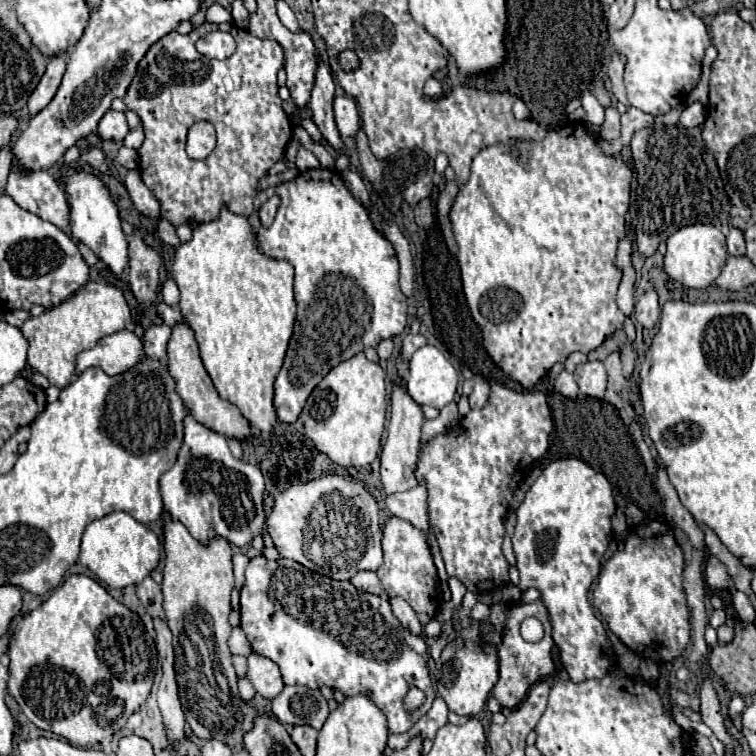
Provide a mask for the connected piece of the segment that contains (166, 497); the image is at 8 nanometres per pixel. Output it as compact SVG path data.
M189 414L183 420L183 444L177 462L159 480L159 490L165 508L179 520L193 538L205 542L213 536L225 536L233 546L247 546L257 534L263 532L263 474L257 466L233 458L227 440L195 422Z

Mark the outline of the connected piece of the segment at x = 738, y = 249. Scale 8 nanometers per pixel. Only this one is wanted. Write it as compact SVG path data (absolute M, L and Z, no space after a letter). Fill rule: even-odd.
M731 228L727 234L727 250L731 256L743 256L745 254L745 240L743 232L739 228Z

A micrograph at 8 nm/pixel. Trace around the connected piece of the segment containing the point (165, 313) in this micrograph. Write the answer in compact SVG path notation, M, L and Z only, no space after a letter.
M157 304L157 312L163 316L163 320L165 320L165 324L169 326L169 328L173 328L173 326L177 326L177 324L181 324L181 312L179 312L179 308L171 308L171 306L167 306L167 304Z

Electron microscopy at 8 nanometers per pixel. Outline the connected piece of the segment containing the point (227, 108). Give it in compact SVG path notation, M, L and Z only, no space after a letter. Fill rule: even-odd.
M203 22L199 28L185 36L179 32L169 32L147 50L147 54L137 66L137 74L123 102L127 110L133 110L141 118L145 140L139 148L139 168L143 182L149 186L149 190L153 190L155 198L161 202L161 218L167 218L173 226L179 226L189 220L209 222L219 216L219 210L223 206L229 206L231 212L251 216L259 180L267 176L269 168L275 162L283 160L285 146L293 136L293 124L283 112L281 98L277 94L279 68L283 68L283 48L275 40L261 40L249 34L247 30L237 28L235 24ZM211 30L225 30L233 34L237 50L231 58L223 62L209 60L195 50L195 42ZM197 120L213 122L219 136L219 146L209 158L195 162L189 160L189 156L185 154L185 136Z

